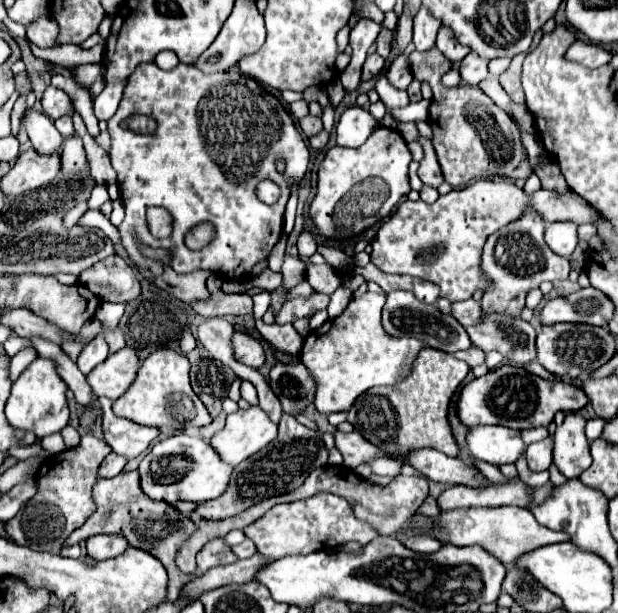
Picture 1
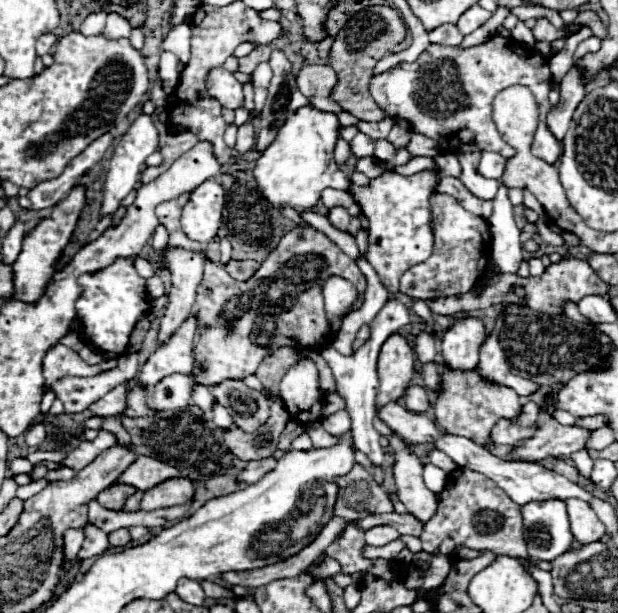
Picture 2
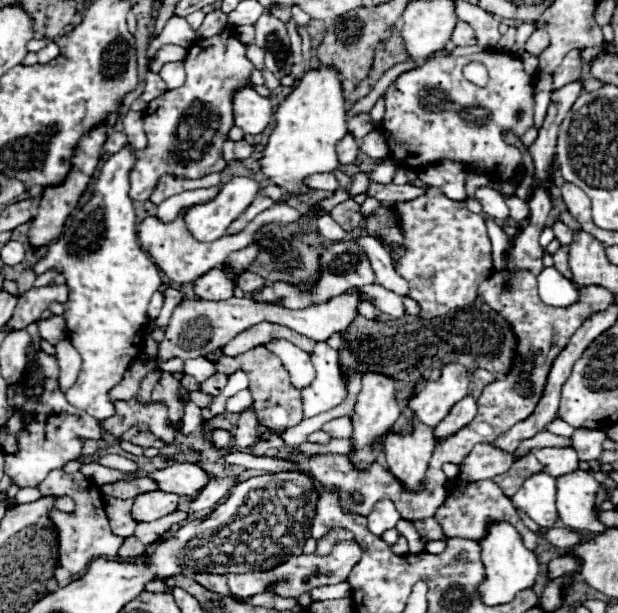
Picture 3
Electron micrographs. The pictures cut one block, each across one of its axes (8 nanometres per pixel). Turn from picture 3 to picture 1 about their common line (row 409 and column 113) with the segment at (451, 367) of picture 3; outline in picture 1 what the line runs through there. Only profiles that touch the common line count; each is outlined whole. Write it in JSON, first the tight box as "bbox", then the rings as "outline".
{"bbox":[100,398,160,460],"outline":[[[100,398],[100,408],[102,408],[102,430],[104,430],[104,440],[108,446],[124,456],[126,460],[132,460],[140,456],[154,438],[158,438],[160,430],[158,428],[148,428],[148,426],[138,426],[132,424],[130,420],[118,418],[112,412],[112,400]]]}

